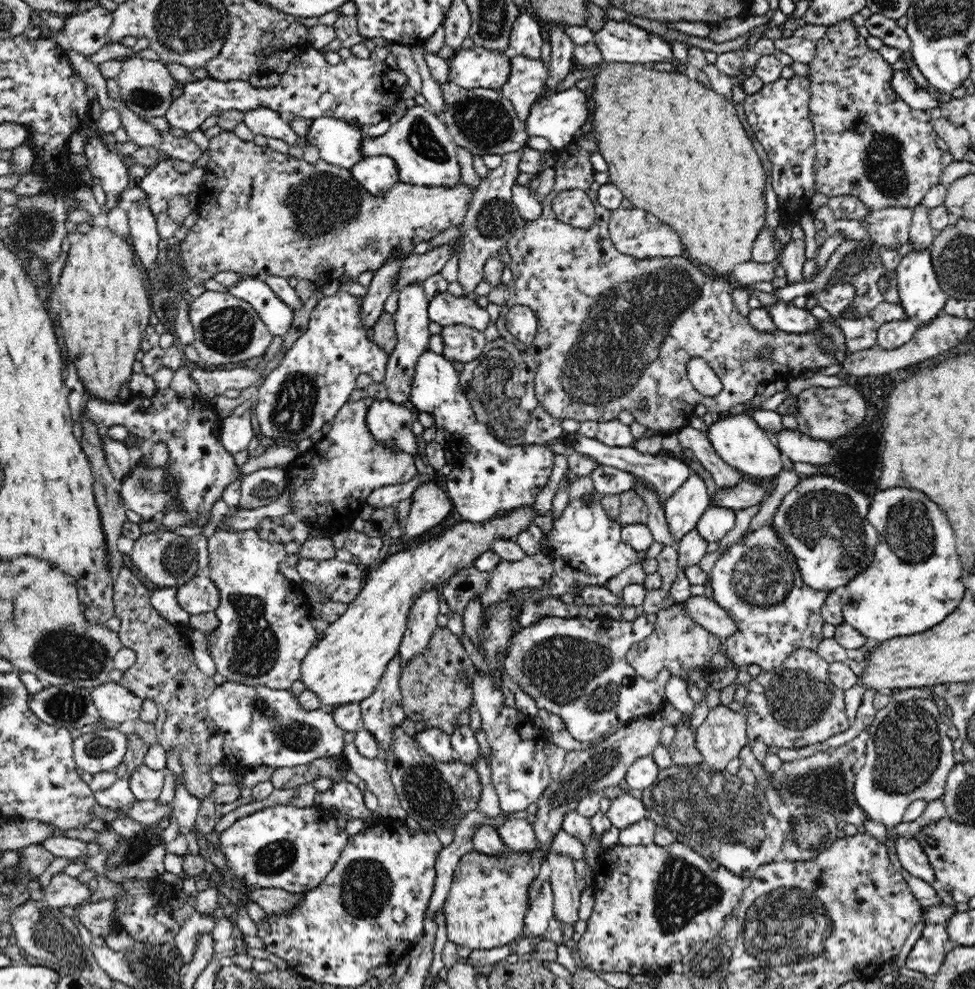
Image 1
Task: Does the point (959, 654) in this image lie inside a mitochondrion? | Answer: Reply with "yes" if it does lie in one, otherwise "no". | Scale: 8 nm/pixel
no

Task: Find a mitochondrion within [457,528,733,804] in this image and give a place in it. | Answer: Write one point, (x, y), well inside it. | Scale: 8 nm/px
(565, 669)

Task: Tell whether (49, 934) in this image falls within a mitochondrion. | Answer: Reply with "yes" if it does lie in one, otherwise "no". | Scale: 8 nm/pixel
yes

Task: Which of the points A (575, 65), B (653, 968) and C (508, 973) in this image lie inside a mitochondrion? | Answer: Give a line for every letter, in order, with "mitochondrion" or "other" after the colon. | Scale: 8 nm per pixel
A: other
B: other
C: other

